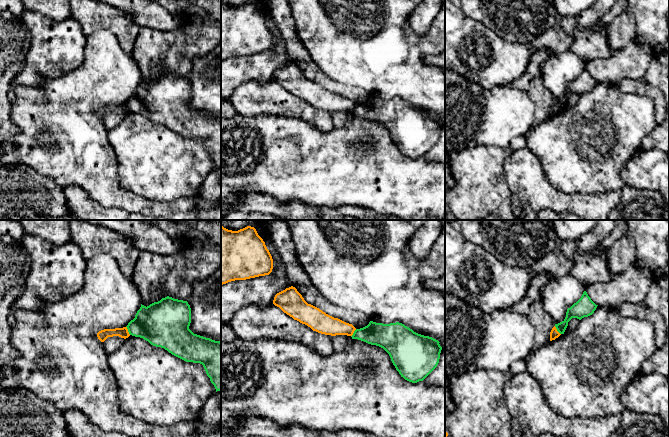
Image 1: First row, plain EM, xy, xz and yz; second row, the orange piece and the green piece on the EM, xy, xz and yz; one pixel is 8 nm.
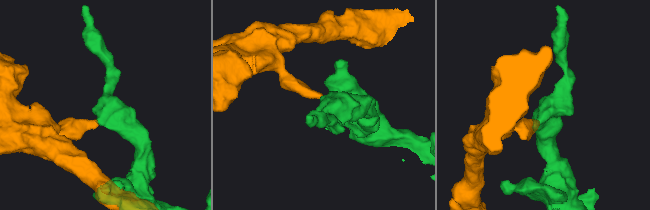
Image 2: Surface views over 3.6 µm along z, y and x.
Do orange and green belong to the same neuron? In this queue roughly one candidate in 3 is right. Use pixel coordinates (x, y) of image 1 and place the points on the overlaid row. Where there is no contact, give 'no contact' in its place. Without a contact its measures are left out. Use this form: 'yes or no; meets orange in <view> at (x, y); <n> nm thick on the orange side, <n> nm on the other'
no; meets orange in xy at (127, 330); 90 nm thick on the orange side, 320 nm on the other

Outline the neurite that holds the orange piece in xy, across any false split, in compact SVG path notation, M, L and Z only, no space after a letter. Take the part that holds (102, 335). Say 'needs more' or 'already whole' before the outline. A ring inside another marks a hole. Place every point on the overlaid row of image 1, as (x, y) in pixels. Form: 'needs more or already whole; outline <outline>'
already whole; outline M127 327L104 329L97 333L97 337L101 342L104 342L108 337L119 336L121 338L128 338L130 336Z

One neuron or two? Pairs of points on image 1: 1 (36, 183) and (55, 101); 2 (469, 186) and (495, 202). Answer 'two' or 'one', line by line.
1: two
2: one

